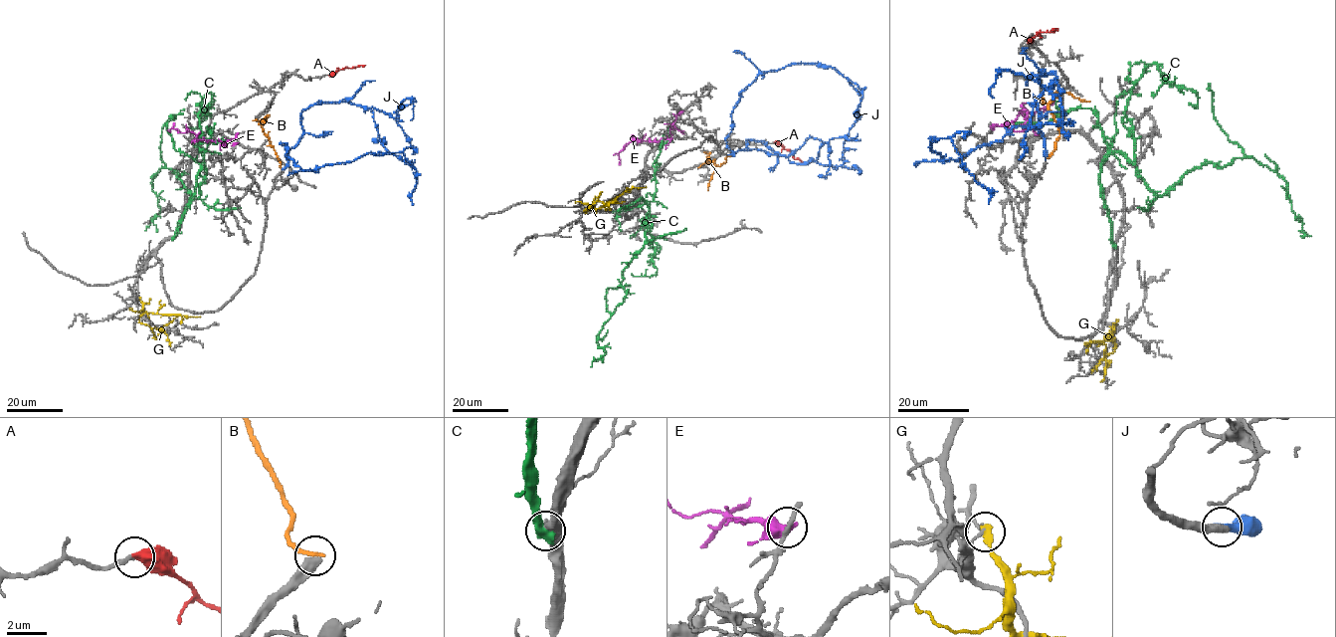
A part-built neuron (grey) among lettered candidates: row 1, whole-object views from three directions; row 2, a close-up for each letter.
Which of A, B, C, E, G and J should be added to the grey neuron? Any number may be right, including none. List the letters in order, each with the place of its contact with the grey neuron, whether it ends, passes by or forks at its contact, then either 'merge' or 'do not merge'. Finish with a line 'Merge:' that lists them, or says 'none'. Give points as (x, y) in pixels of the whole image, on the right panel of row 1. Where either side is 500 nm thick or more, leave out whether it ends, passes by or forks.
A: (1030, 41) | merge
B: (1046, 158) | it ends | do not merge
C: (1114, 245) | do not merge
E: (991, 126) | do not merge
G: (1117, 319) | it ends | do not merge
J: (1045, 158) | it ends | merge
Merge: A, J

